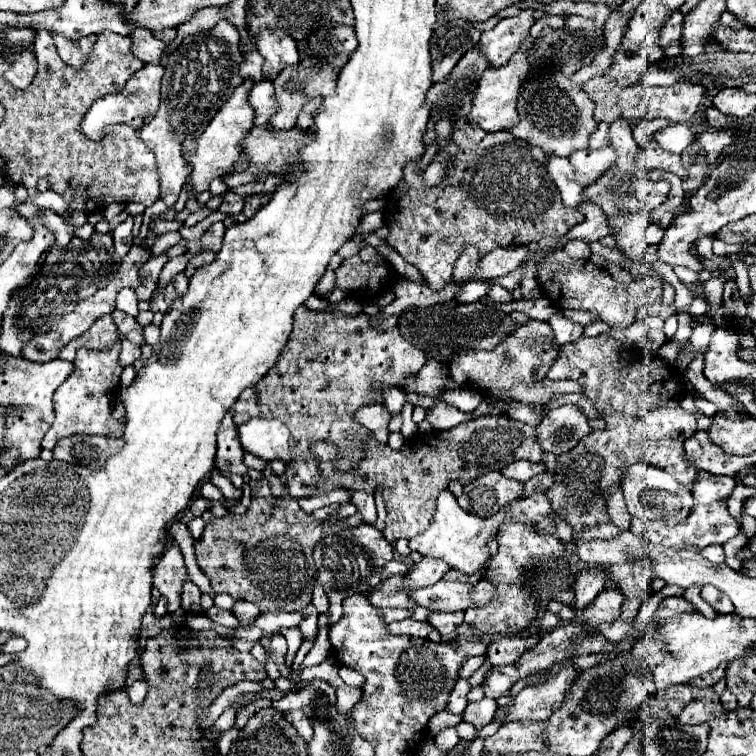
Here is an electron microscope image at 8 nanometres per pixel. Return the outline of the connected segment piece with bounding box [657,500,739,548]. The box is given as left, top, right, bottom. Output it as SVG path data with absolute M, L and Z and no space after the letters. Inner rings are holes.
M717 500L709 506L691 508L691 516L683 520L683 524L675 524L667 534L657 532L661 544L665 546L699 546L705 548L709 544L725 544L735 538L739 532L739 520L729 514L727 500Z

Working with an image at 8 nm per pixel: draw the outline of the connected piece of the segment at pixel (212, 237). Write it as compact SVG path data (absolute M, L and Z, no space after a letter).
M217 222L213 224L201 238L203 242L203 250L213 250L213 252L219 252L221 250L221 242L223 242L223 234L225 234L225 226L223 222Z

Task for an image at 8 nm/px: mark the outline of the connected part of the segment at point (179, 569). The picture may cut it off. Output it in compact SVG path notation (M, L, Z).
M163 538L163 544L165 552L153 574L153 588L167 600L167 612L175 612L181 606L181 586L187 580L187 572L177 542Z

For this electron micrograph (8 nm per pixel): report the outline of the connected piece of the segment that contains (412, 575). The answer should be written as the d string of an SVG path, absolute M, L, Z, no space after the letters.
M423 558L419 564L413 566L413 570L407 574L407 578L409 578L411 586L425 588L425 586L433 586L435 582L439 582L447 570L451 570L451 566L445 564L443 560Z

